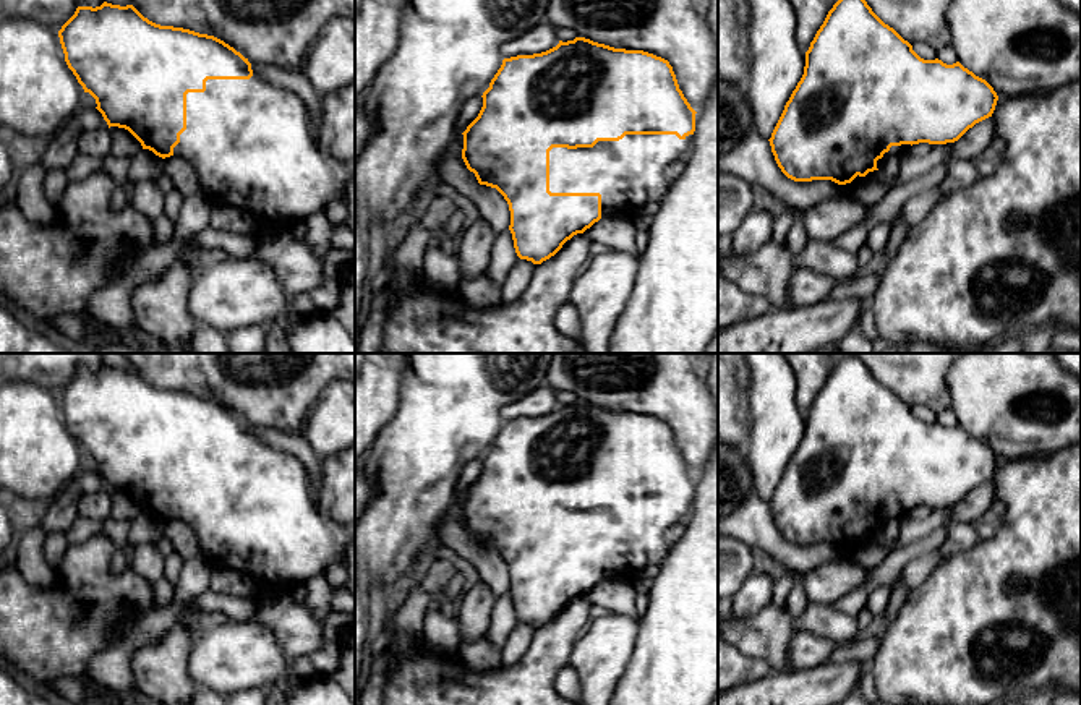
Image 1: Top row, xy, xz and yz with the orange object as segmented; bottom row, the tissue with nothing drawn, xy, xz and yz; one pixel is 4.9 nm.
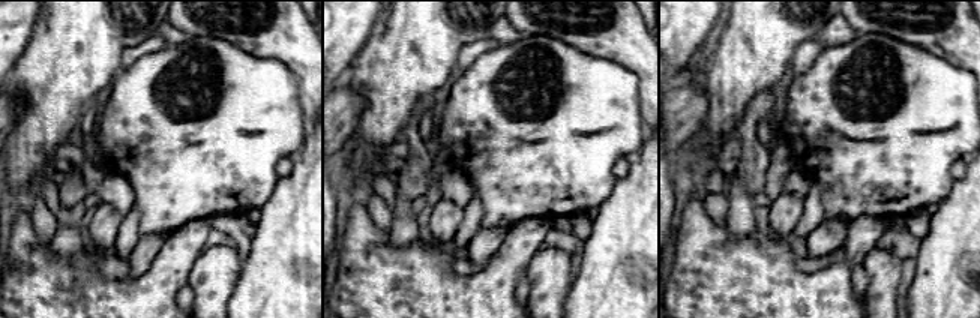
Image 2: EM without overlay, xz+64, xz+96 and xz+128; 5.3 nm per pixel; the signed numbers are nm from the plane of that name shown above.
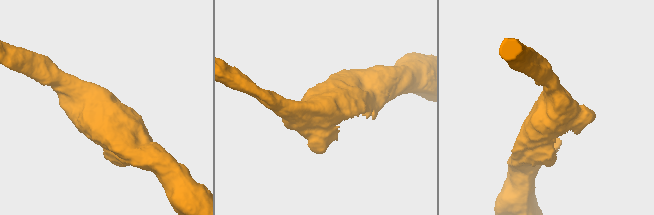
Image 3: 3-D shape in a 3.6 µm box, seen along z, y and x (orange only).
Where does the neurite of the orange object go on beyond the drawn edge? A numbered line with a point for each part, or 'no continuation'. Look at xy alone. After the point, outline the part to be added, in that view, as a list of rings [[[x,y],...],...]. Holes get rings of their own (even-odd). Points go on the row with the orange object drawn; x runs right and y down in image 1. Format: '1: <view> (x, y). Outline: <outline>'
1: xy (250, 143). Outline: [[[207,79],[204,92],[186,94],[186,130],[173,156],[188,160],[199,178],[204,198],[245,209],[261,227],[290,229],[331,199],[345,199],[355,165],[334,157],[310,128],[310,113],[292,91],[250,79]]]

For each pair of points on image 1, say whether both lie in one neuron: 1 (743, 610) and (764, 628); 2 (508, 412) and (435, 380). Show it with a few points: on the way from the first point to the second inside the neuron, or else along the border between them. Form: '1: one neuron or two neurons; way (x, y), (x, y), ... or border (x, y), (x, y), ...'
1: two neurons; border (770, 602), (747, 618), (734, 618)
2: two neurons; border (534, 388), (501, 409), (499, 417), (503, 422)

